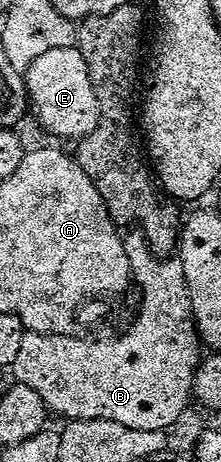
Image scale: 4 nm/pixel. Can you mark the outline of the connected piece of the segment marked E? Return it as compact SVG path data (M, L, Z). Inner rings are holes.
M78 45L51 48L25 68L30 113L51 134L59 138L84 138L99 123L99 97L93 88L85 56Z

